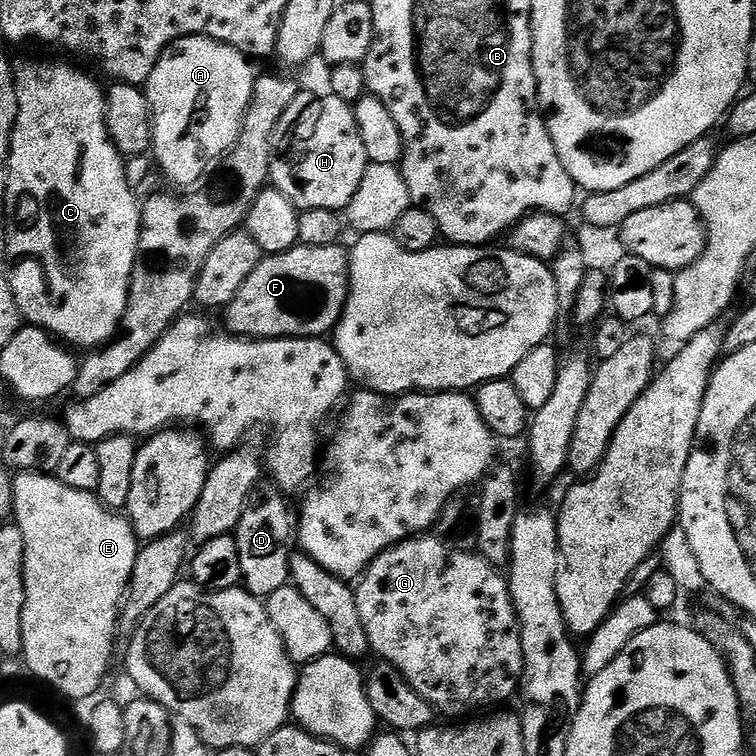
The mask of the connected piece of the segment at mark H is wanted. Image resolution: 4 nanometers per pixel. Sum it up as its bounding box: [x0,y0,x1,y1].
[270,91,370,213]

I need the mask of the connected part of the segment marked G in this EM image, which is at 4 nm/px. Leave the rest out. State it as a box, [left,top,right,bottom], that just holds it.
[355,534,524,717]

